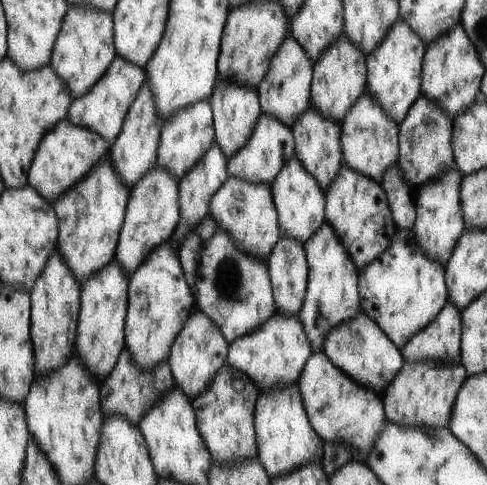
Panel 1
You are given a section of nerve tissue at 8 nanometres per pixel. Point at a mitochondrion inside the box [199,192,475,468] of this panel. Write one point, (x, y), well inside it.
(231, 283)

